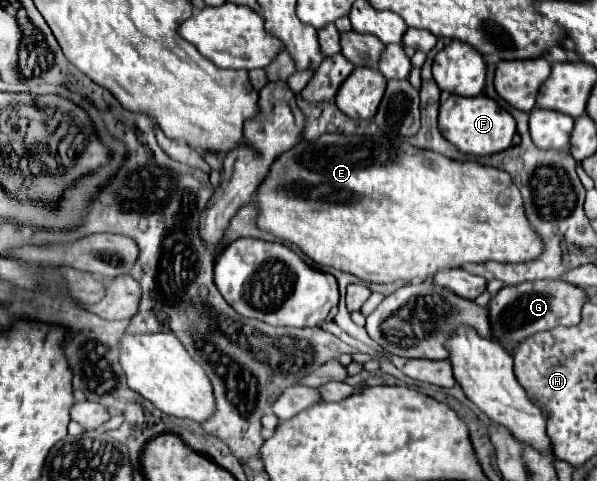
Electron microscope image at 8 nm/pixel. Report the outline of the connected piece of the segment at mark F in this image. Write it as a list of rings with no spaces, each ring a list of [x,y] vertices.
[[[450,94],[446,102],[440,104],[440,132],[448,138],[458,150],[474,156],[488,156],[506,150],[512,144],[512,136],[516,134],[516,120],[492,98],[488,96],[454,96]]]

